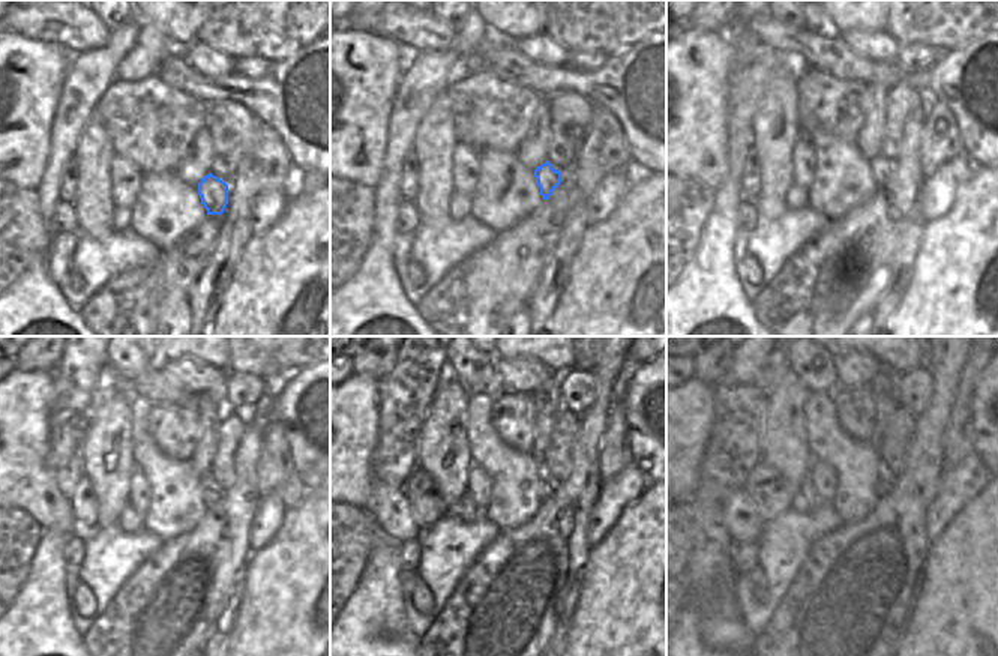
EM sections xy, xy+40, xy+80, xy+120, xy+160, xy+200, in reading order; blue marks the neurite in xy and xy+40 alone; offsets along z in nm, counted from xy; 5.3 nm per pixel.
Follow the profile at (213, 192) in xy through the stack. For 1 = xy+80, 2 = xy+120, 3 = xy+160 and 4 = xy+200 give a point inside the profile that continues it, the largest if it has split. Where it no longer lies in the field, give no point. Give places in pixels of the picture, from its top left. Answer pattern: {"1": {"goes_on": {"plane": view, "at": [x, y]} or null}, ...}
{"1": {"goes_on": {"plane": "xy+80", "at": [881, 168]}}, "2": {"goes_on": {"plane": "xy+120", "at": [212, 494]}}, "3": {"goes_on": {"plane": "xy+160", "at": [547, 482]}}, "4": {"goes_on": {"plane": "xy+200", "at": [886, 478]}}}

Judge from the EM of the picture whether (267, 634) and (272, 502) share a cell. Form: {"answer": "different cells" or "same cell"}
{"answer": "different cells"}

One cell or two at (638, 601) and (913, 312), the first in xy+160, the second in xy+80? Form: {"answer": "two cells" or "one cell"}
{"answer": "one cell"}

